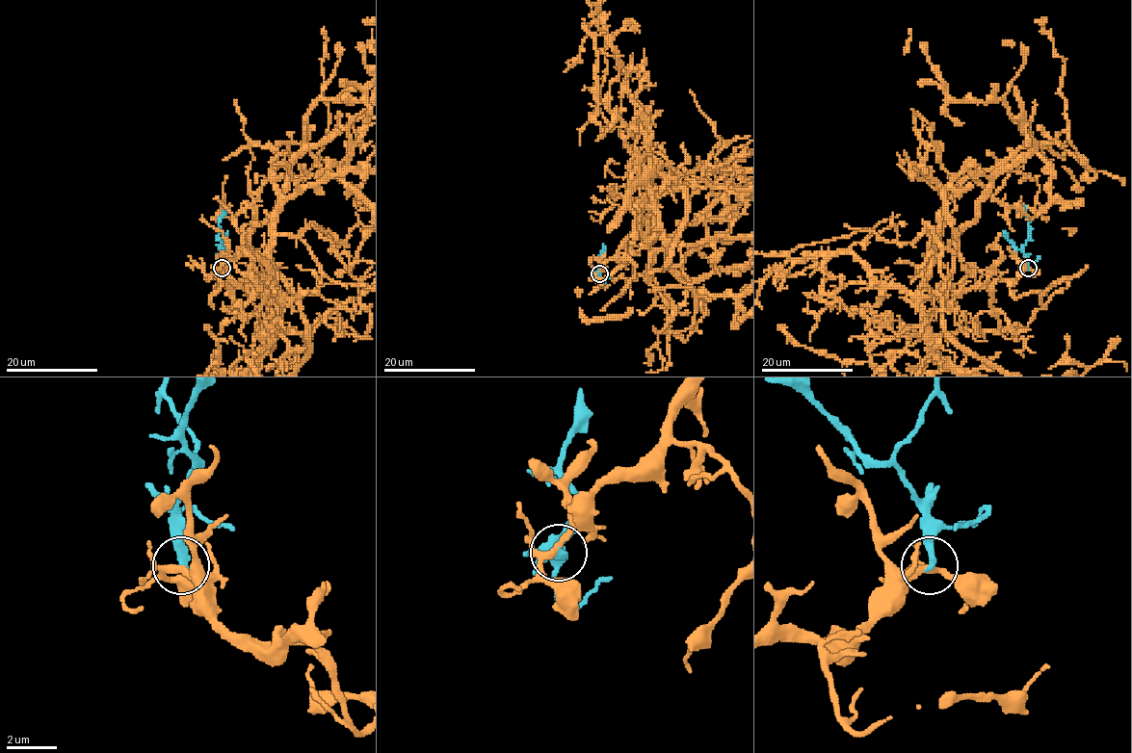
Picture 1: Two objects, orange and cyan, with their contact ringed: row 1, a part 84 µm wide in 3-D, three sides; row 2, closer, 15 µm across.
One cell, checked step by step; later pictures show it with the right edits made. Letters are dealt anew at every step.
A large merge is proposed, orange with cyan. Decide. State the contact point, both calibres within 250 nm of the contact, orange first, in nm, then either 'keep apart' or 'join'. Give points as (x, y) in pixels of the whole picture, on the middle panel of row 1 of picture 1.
(599, 273) | 220/360 nm | keep apart

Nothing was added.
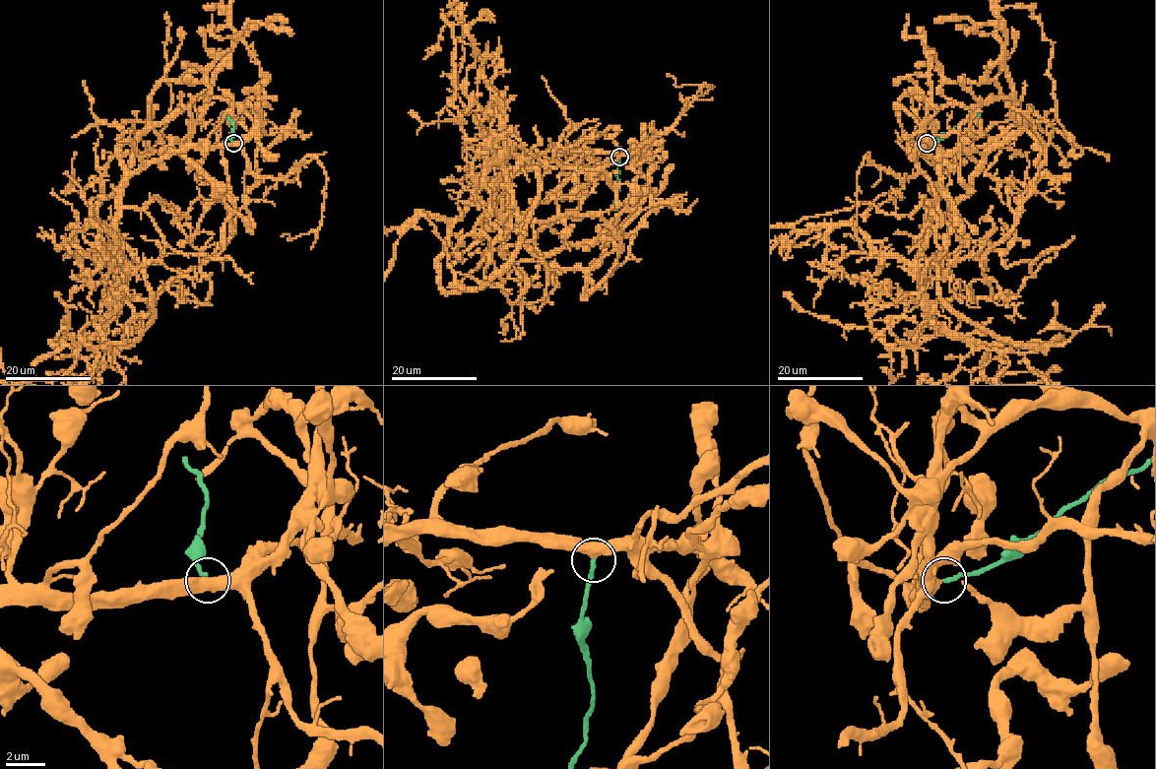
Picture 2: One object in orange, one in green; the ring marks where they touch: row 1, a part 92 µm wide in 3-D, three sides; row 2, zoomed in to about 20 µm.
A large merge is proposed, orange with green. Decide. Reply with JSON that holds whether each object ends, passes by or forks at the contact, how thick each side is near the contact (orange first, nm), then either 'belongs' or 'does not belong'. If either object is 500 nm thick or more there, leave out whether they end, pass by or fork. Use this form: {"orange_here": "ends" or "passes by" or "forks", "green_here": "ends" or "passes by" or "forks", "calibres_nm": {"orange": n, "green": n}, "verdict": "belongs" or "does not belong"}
{"calibres_nm": {"orange": 500, "green": 200}, "verdict": "belongs"}

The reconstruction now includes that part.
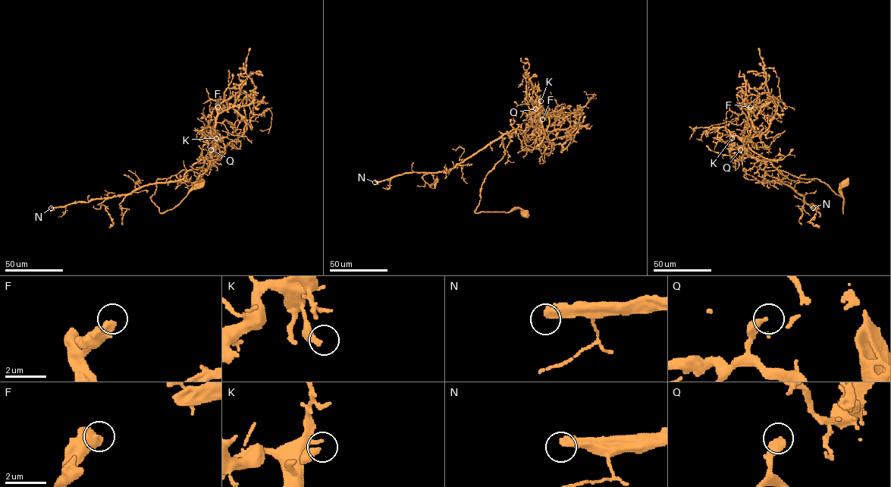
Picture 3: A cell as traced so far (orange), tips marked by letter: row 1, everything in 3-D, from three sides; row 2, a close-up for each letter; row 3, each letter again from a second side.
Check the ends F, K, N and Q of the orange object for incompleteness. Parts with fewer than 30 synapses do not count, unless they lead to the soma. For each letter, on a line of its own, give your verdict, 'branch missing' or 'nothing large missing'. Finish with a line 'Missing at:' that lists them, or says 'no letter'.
F: nothing large missing
K: nothing large missing
N: branch missing
Q: nothing large missing
Missing at: N

